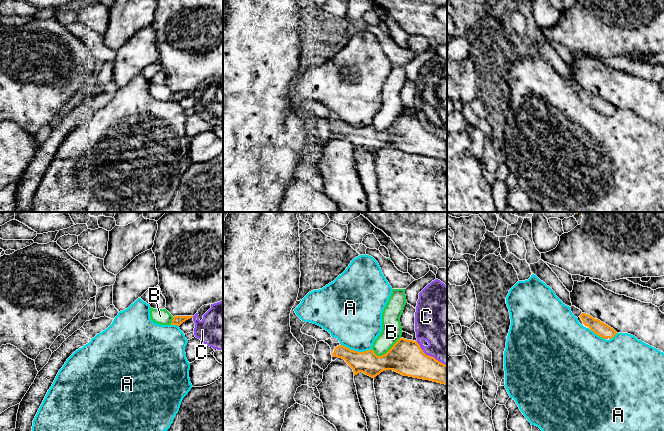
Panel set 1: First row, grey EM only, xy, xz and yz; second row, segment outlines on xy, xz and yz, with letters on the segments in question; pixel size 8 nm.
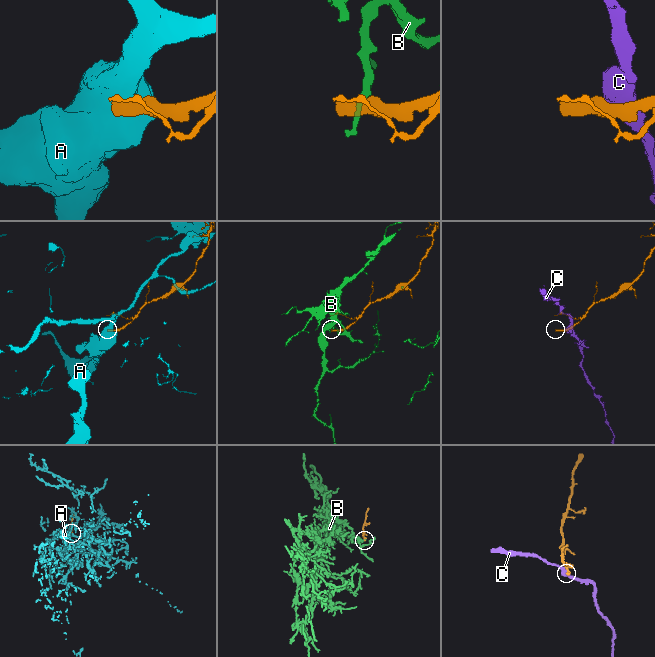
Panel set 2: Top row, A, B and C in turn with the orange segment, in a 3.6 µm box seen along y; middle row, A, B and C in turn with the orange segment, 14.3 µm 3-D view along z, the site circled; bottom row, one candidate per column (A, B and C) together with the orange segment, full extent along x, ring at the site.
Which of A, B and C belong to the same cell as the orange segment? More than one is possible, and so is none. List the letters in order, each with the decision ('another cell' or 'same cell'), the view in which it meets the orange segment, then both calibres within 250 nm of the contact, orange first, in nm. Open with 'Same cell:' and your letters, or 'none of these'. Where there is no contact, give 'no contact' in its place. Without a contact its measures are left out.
Same cell: none of these
A: another cell | xz | 190/420 nm
B: another cell | xz | 280/160 nm
C: another cell | xz | 280/360 nm

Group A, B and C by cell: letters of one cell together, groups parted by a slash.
A / B / C

